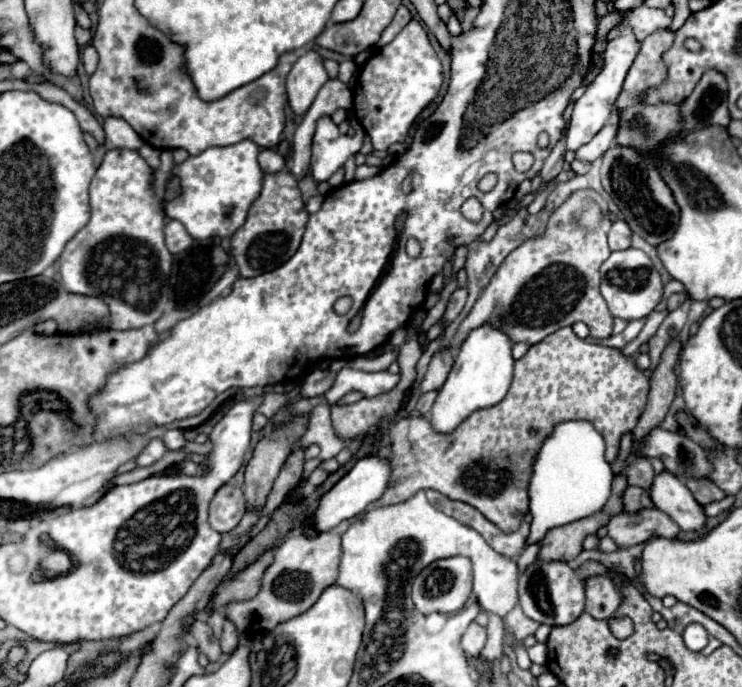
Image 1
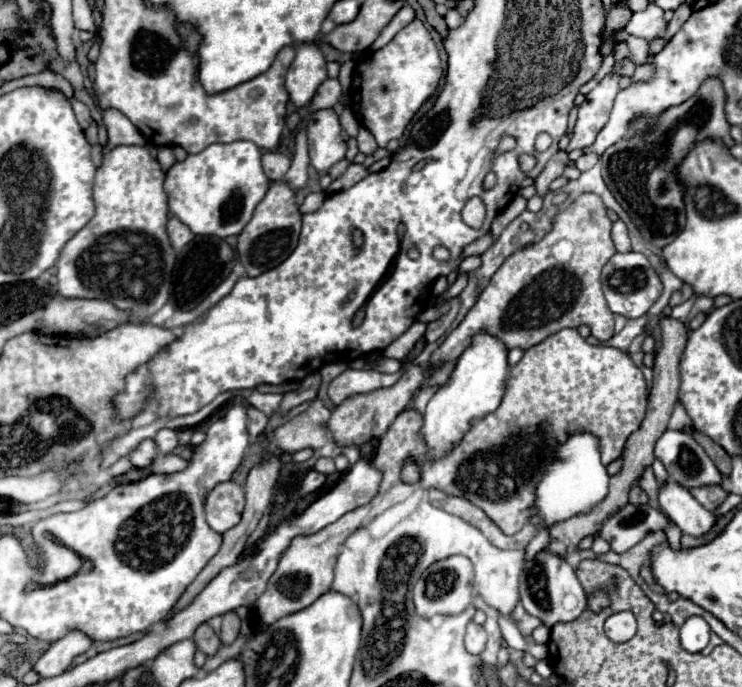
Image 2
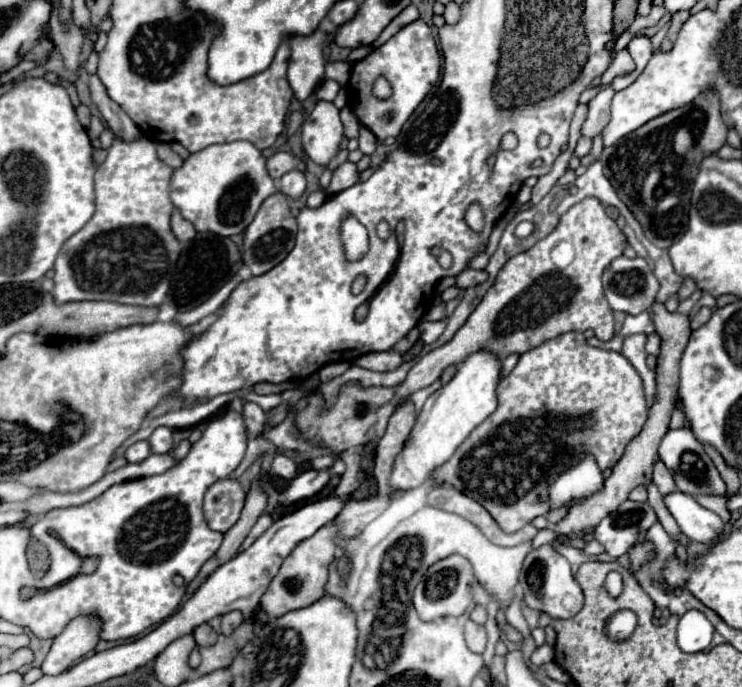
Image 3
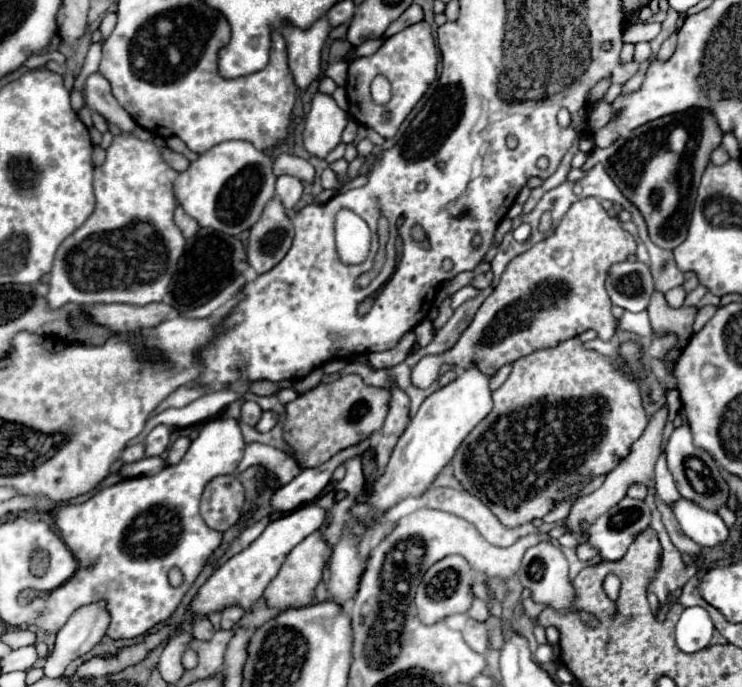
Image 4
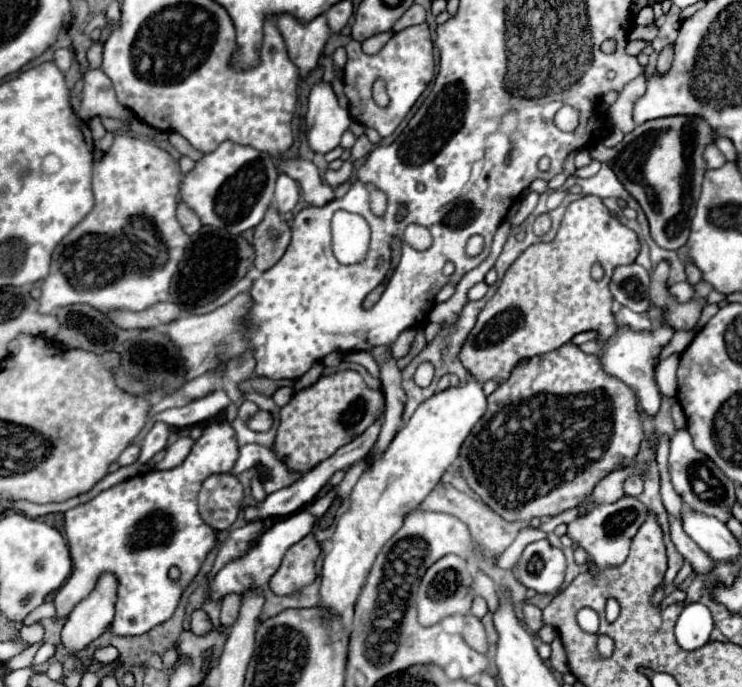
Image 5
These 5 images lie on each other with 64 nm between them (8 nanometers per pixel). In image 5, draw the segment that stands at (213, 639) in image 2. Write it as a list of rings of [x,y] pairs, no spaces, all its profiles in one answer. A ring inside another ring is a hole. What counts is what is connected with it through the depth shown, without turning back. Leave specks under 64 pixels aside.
[[[198,608],[198,610],[192,612],[192,616],[190,616],[190,630],[194,634],[198,634],[198,636],[208,634],[212,630],[212,622],[210,622],[208,614],[202,608]]]

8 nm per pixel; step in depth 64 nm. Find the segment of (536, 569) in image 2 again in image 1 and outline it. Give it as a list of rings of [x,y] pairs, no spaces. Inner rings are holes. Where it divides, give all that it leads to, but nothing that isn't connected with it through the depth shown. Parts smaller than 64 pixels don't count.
[[[536,558],[520,574],[518,594],[520,594],[520,606],[524,614],[540,624],[548,624],[548,626],[570,624],[584,612],[584,584],[566,562],[556,562],[556,560],[548,562]]]

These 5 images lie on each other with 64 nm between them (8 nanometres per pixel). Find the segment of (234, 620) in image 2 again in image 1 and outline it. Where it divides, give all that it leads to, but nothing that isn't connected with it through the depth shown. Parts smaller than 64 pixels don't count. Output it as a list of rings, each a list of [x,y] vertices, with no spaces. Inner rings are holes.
[[[230,620],[224,622],[224,632],[220,636],[220,644],[222,644],[222,652],[234,652],[238,646],[238,630]]]

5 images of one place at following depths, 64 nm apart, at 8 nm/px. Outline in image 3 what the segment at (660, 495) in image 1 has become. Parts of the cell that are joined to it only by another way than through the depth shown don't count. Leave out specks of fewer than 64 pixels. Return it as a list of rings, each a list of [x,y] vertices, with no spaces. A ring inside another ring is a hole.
[[[674,492],[664,498],[670,514],[676,518],[680,530],[696,542],[710,544],[716,536],[722,534],[724,522],[714,512],[700,506],[692,496]]]

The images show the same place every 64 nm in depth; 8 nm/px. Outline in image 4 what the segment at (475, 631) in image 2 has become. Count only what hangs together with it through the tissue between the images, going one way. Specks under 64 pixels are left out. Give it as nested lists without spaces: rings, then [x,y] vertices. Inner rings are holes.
[[[468,618],[466,628],[464,628],[464,640],[474,652],[484,654],[488,650],[488,630],[486,630],[484,622]]]

